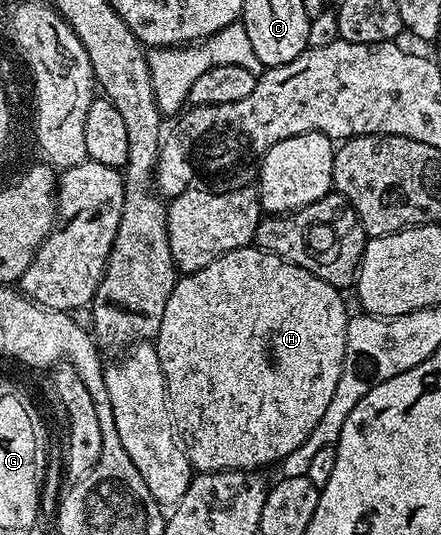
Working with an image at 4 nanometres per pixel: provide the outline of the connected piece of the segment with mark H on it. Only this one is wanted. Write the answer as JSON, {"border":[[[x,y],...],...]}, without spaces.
{"border":[[[255,246],[230,250],[210,262],[210,266],[181,275],[177,279],[166,302],[166,314],[162,314],[162,326],[155,334],[154,343],[168,387],[168,406],[172,409],[172,423],[184,453],[197,473],[260,470],[263,469],[263,464],[275,465],[284,460],[286,454],[298,450],[298,446],[302,446],[302,442],[310,438],[310,430],[318,426],[326,406],[330,406],[330,398],[334,398],[334,386],[338,386],[338,378],[342,374],[350,309],[344,305],[340,296],[343,296],[341,289],[310,274],[310,270],[302,270],[302,266],[294,266],[281,256],[263,252]]]}

